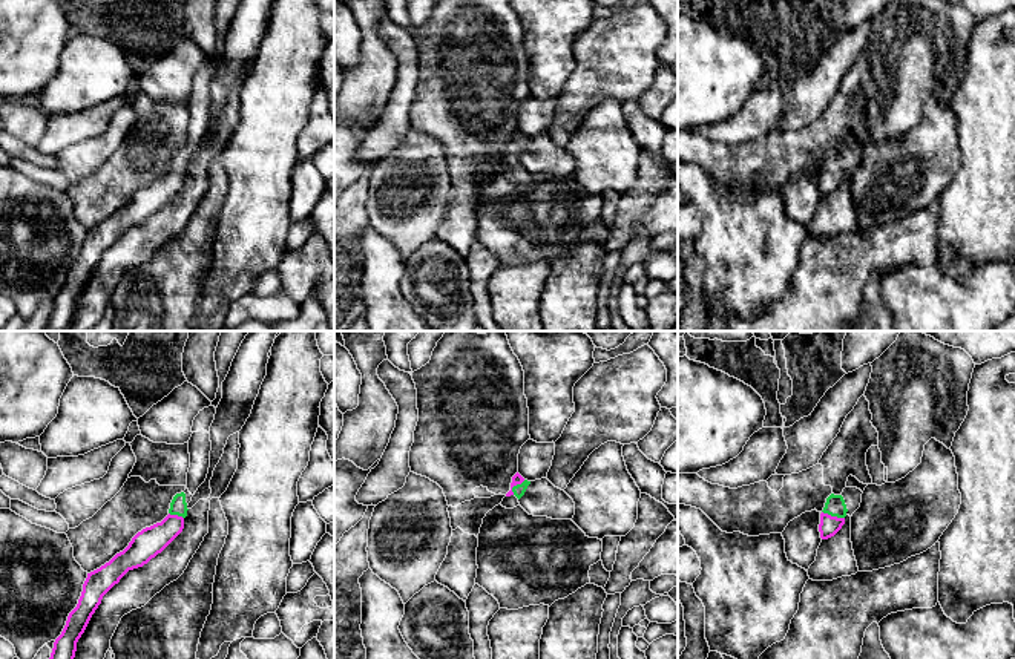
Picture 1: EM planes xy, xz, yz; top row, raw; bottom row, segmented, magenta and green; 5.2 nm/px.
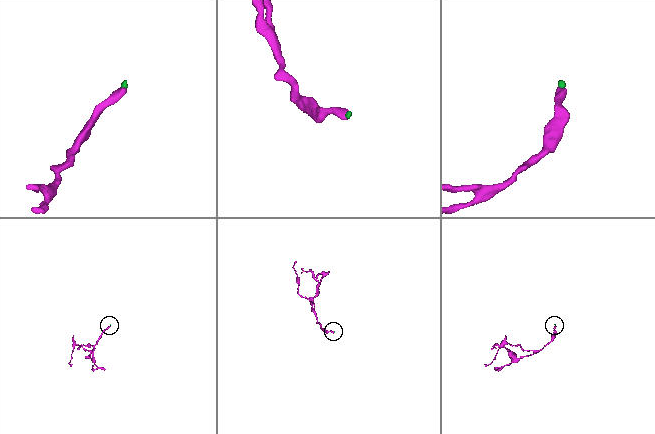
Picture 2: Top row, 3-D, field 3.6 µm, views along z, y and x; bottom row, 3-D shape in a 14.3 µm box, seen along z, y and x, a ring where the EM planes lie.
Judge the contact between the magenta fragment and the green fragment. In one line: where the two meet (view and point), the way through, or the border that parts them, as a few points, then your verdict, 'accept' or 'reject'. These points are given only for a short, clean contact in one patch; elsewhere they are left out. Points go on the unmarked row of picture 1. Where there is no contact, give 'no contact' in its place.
contact yz (833, 173); way yz (830, 183), (833, 173), (834, 163); accept

